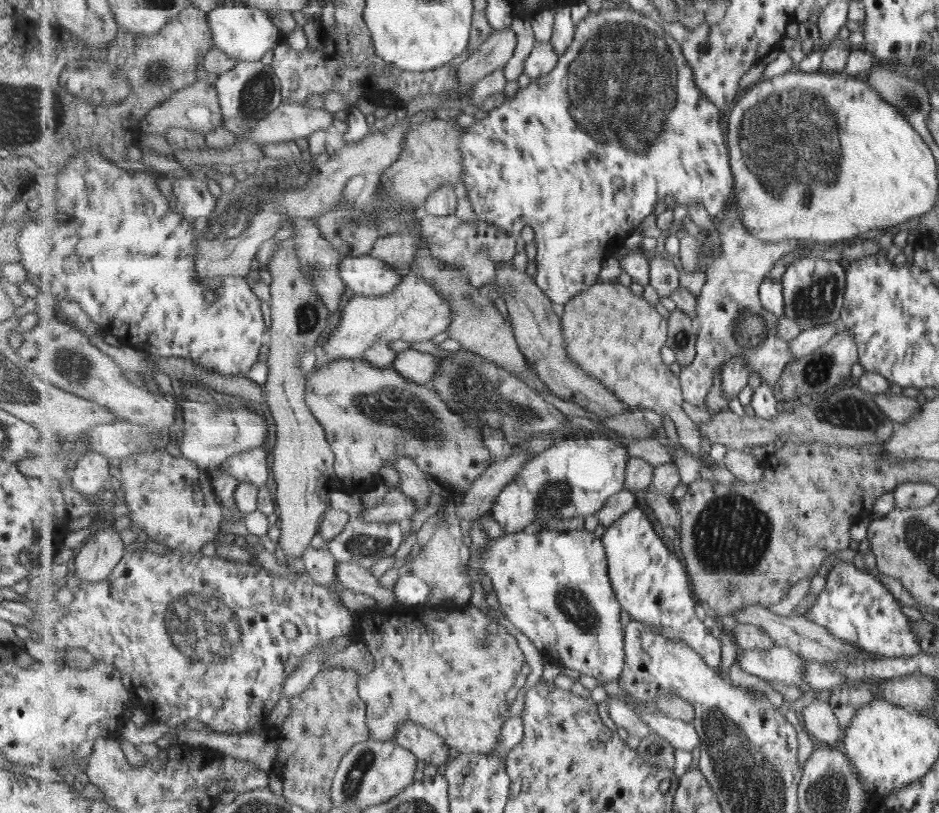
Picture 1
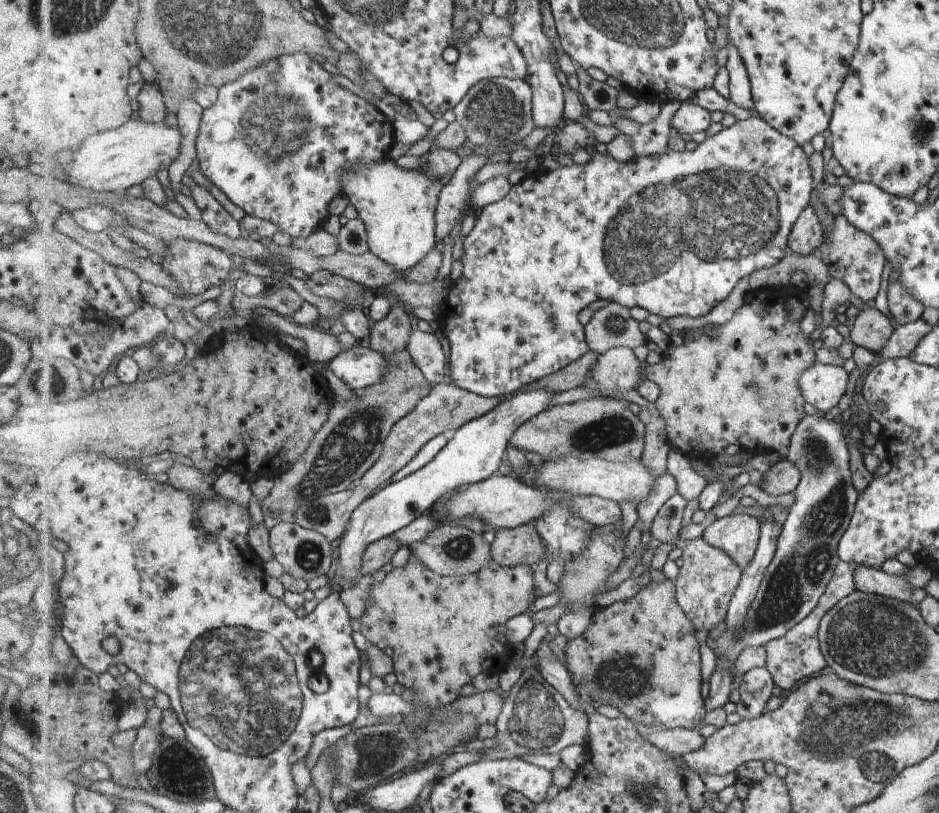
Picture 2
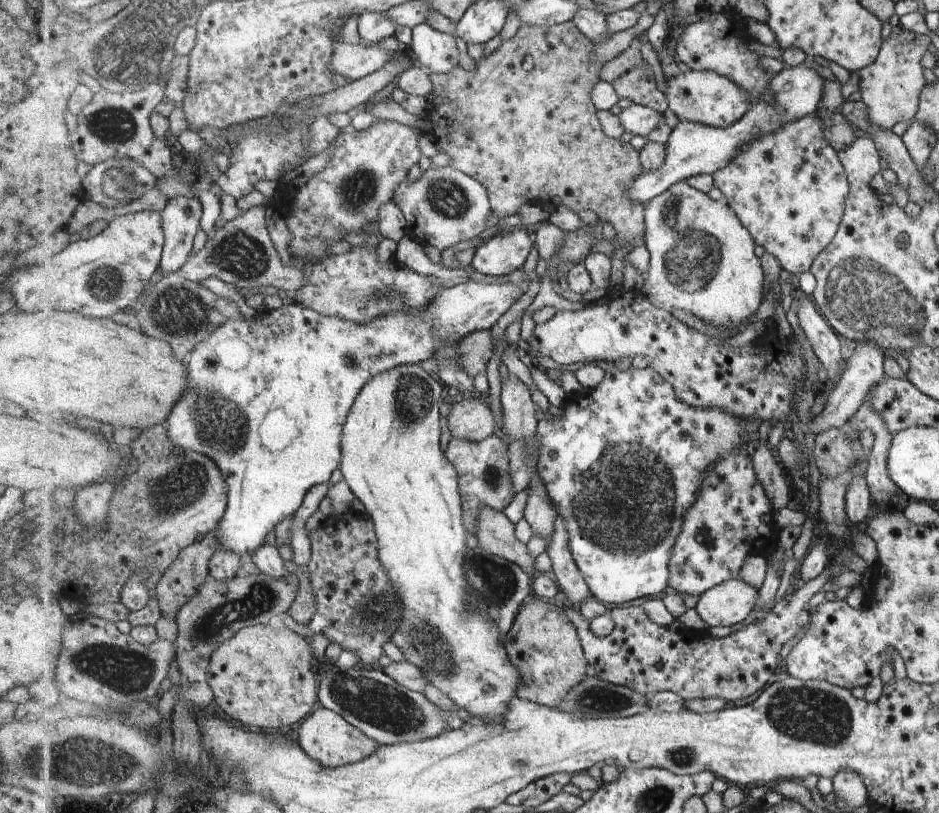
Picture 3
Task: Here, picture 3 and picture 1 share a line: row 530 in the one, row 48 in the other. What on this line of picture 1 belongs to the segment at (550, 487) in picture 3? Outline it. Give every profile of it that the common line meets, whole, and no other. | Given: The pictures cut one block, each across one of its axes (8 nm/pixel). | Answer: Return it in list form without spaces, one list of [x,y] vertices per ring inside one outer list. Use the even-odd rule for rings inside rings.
[[[599,9],[598,12],[589,14],[576,26],[574,42],[567,53],[560,58],[553,72],[531,79],[529,85],[519,89],[513,99],[506,101],[499,107],[488,112],[487,117],[475,122],[466,129],[466,133],[460,139],[460,148],[464,158],[465,192],[473,206],[475,215],[481,222],[494,224],[497,228],[506,230],[514,237],[521,234],[523,226],[530,225],[534,232],[536,243],[536,270],[537,284],[543,292],[552,299],[559,308],[568,303],[573,296],[600,282],[599,274],[603,263],[612,257],[617,250],[623,248],[623,242],[639,224],[653,214],[659,200],[667,198],[669,194],[675,198],[676,204],[689,205],[697,200],[701,202],[708,214],[714,219],[723,218],[726,215],[728,204],[731,202],[734,192],[734,174],[730,164],[730,149],[725,146],[725,128],[721,126],[723,111],[719,109],[709,97],[701,92],[696,85],[696,77],[693,74],[692,65],[681,49],[681,44],[670,36],[665,27],[661,27],[657,21],[649,19],[648,15],[628,10]]]

